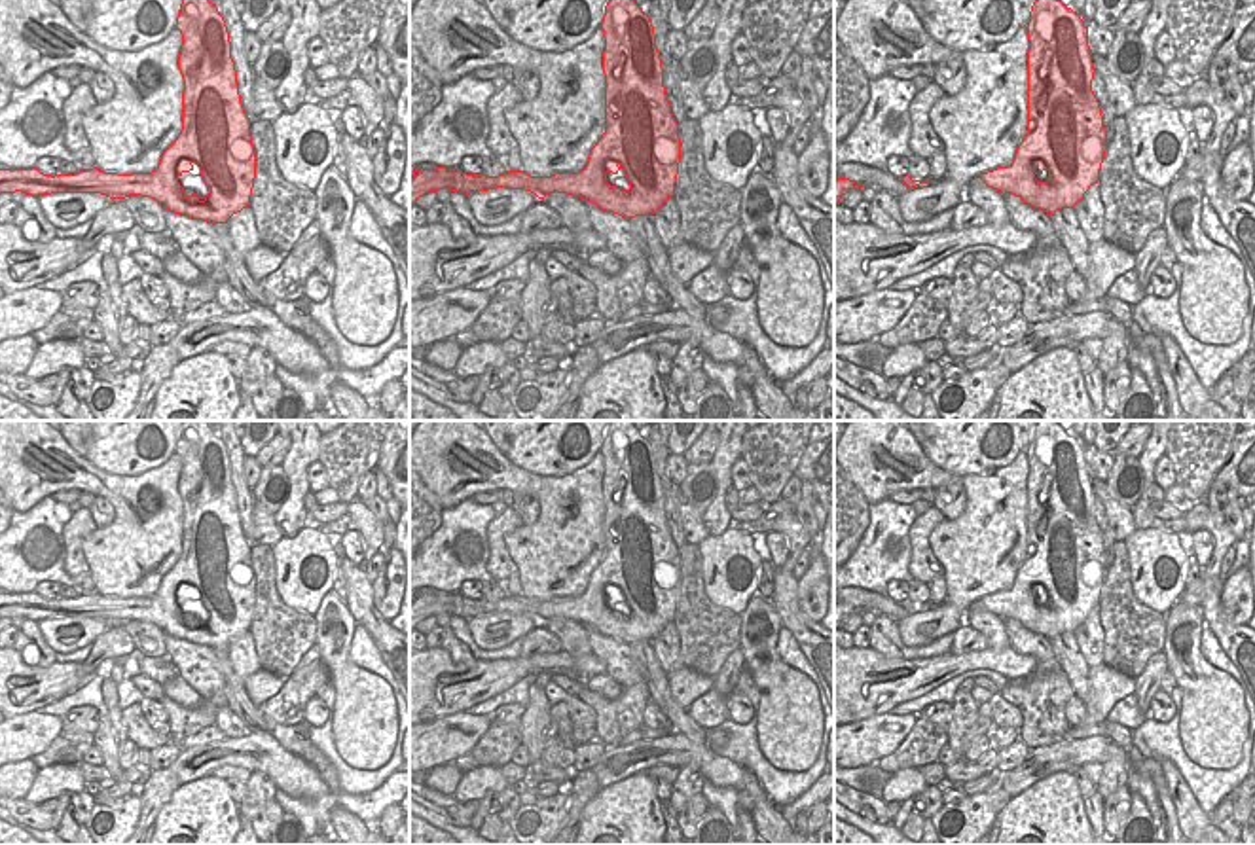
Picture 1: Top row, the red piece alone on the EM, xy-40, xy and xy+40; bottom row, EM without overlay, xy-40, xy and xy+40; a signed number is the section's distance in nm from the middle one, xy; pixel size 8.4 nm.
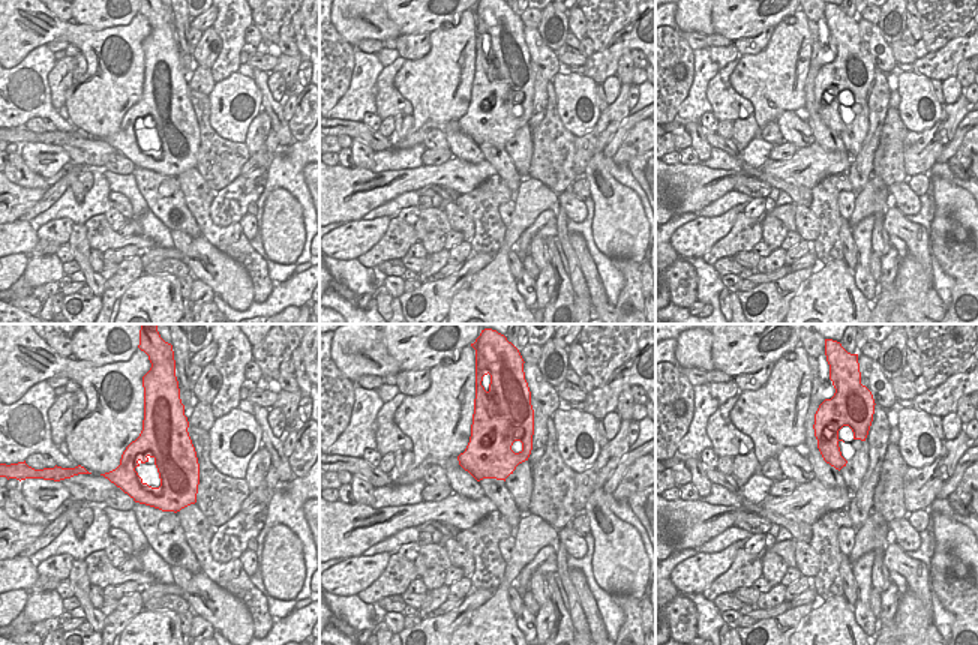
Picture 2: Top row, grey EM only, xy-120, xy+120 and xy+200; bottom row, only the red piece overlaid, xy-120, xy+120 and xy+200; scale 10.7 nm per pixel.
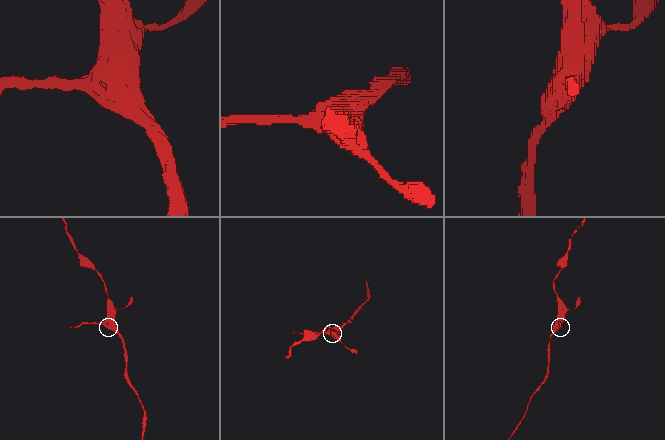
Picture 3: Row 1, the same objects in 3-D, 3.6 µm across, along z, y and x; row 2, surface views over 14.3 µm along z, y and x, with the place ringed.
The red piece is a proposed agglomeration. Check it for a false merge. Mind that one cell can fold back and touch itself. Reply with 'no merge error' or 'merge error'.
merge error

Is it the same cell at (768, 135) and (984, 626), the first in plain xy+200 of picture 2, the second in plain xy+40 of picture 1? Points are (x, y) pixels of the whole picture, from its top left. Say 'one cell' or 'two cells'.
one cell

